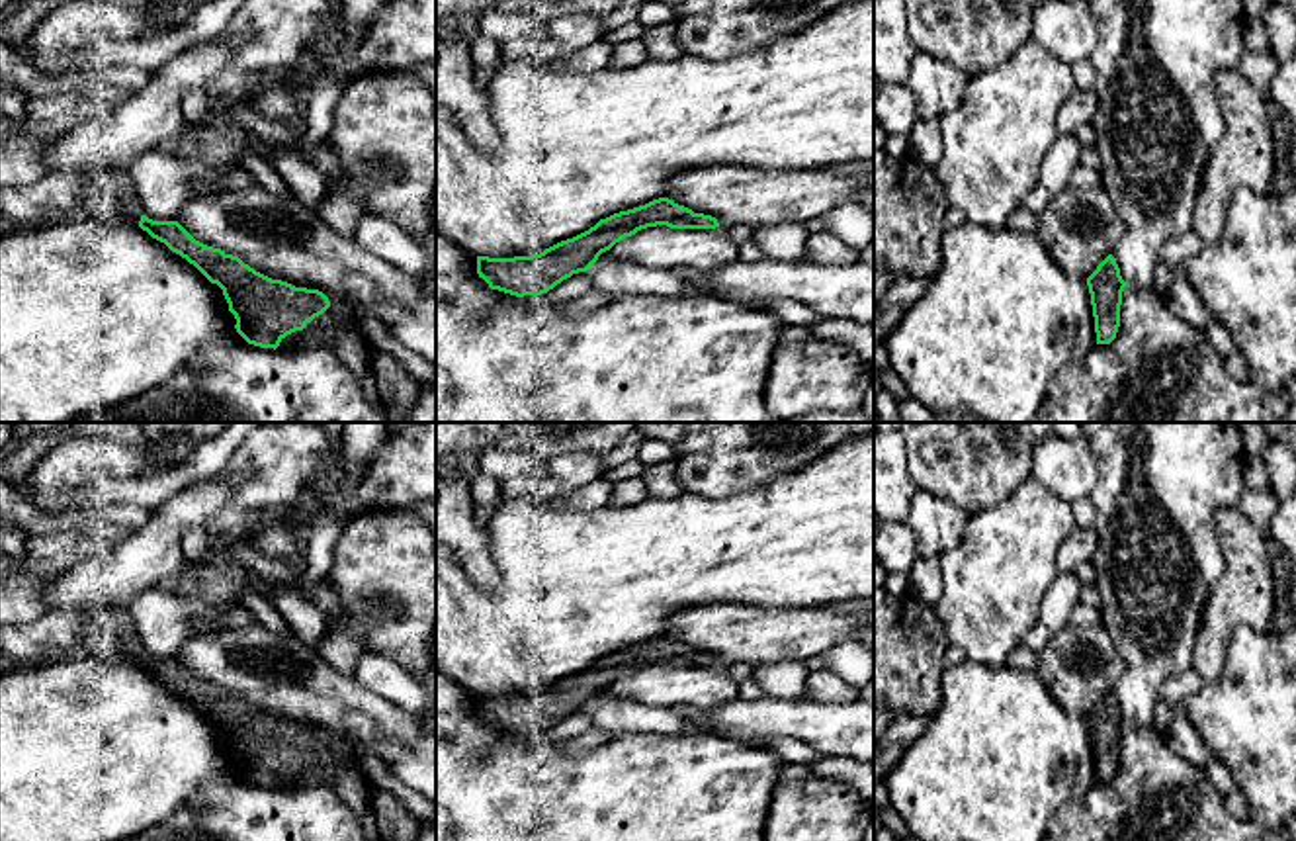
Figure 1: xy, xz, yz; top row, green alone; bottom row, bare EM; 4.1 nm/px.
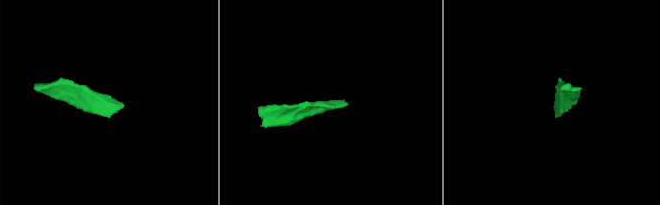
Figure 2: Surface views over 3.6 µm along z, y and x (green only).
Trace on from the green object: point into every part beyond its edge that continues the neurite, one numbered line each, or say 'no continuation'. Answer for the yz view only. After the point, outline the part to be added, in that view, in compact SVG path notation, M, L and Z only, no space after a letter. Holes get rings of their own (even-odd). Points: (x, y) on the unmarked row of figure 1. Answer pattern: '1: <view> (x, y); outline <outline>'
no continuation

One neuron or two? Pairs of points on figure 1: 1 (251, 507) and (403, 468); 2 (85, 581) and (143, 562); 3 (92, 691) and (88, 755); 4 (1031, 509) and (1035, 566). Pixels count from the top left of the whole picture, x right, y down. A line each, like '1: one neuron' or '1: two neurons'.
1: one neuron
2: one neuron
3: one neuron
4: one neuron

